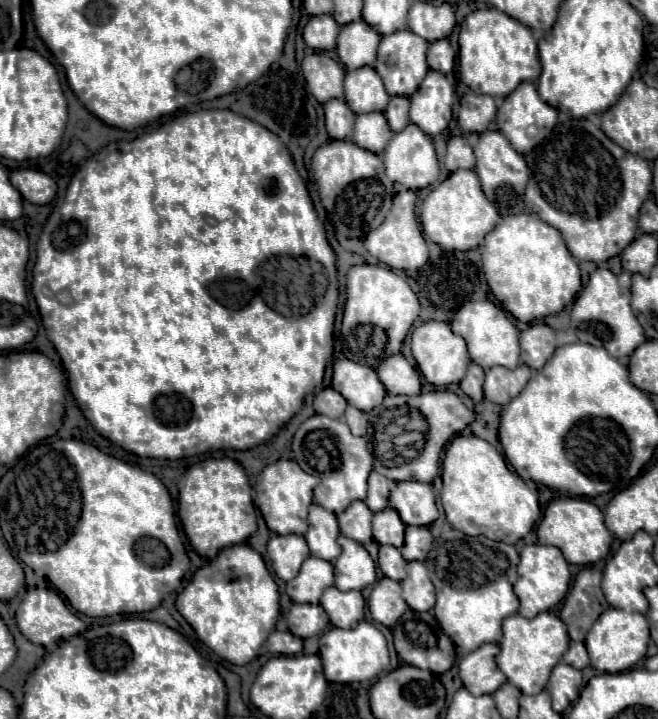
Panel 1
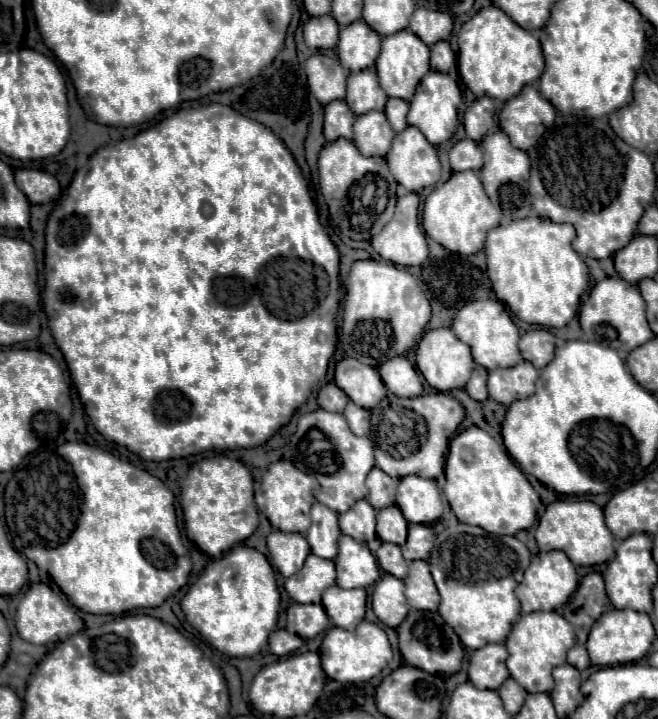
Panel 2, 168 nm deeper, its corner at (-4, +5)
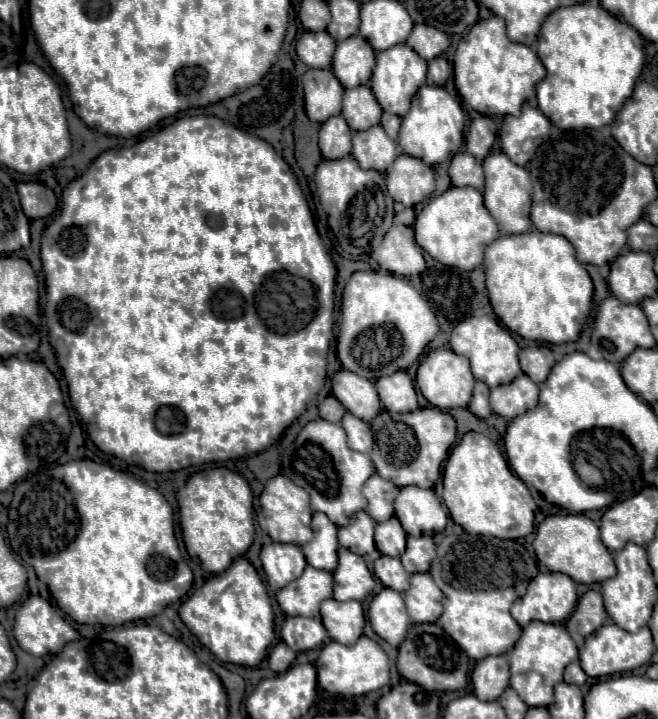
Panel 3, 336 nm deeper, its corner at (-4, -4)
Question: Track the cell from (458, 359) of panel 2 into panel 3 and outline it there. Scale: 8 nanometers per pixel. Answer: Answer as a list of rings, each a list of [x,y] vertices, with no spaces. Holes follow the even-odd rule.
[[[438,348],[426,354],[426,358],[418,366],[416,374],[416,384],[422,392],[422,396],[436,408],[456,408],[456,406],[466,406],[472,396],[472,386],[476,378],[470,372],[470,364],[464,356],[452,352],[450,348]]]

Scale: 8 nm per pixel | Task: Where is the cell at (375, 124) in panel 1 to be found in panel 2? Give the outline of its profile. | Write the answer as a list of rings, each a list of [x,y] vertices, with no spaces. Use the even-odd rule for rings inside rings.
[[[370,111],[368,115],[358,115],[354,123],[354,143],[358,151],[366,157],[384,157],[392,145],[394,131],[382,111]]]

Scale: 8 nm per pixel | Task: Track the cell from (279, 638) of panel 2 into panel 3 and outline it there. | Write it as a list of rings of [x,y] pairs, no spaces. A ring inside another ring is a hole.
[[[278,642],[274,648],[272,648],[272,652],[270,652],[270,656],[268,656],[268,666],[270,666],[270,670],[274,670],[274,672],[284,672],[284,670],[288,670],[290,666],[292,666],[292,662],[296,660],[296,652],[292,650],[292,648],[288,648],[284,642]]]

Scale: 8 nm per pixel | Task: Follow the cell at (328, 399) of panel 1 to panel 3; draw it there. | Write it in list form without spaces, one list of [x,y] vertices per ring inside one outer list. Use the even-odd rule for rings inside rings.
[[[328,396],[324,398],[320,404],[318,404],[318,410],[320,410],[320,418],[328,420],[328,422],[340,422],[342,416],[344,416],[344,406],[334,398],[334,396]]]

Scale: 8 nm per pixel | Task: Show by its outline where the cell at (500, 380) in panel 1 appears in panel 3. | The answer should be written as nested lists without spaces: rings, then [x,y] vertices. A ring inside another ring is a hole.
[[[524,374],[510,384],[502,384],[490,390],[492,410],[508,420],[524,414],[538,404],[538,386]]]

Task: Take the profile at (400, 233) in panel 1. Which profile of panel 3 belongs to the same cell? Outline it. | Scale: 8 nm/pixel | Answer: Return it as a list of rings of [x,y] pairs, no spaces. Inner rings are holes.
[[[404,208],[394,216],[392,228],[386,232],[382,244],[372,250],[372,258],[380,268],[398,276],[414,276],[426,268],[422,248],[414,240],[412,208]]]

